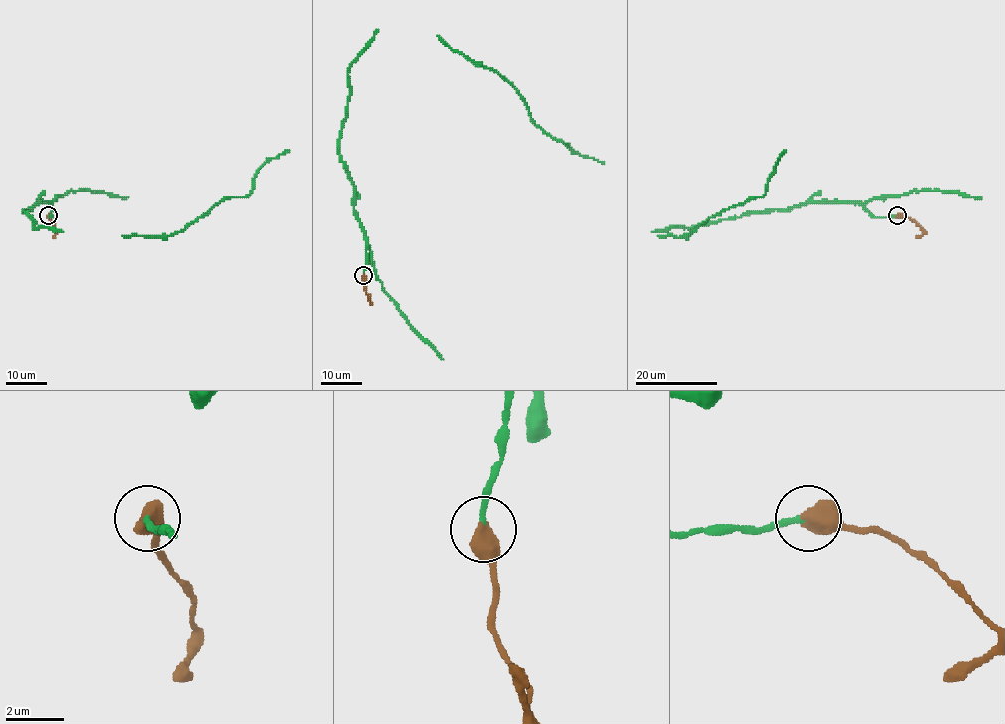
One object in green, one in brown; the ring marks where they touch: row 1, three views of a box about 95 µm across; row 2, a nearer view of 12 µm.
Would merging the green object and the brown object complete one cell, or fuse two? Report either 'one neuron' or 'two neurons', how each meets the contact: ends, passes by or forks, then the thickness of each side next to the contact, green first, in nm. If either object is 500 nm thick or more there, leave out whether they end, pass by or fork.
one neuron; calibres 180 and 650 nm

